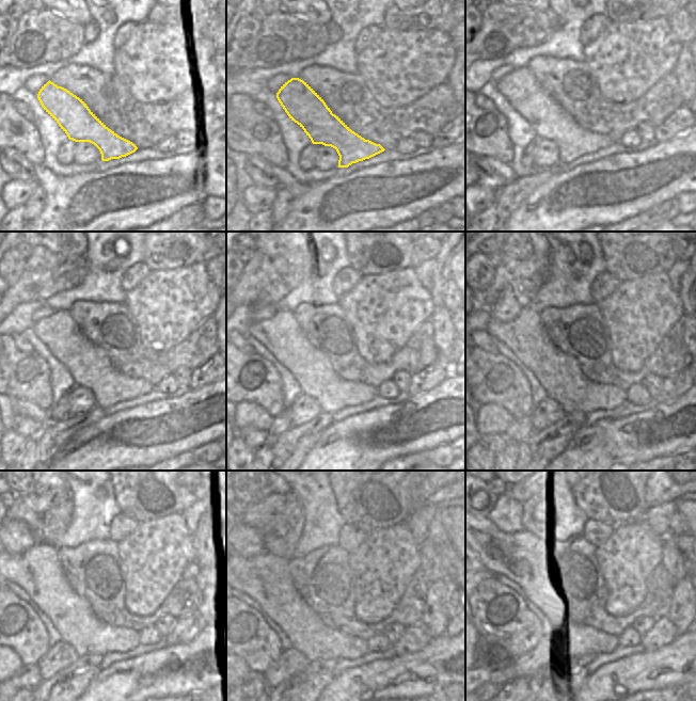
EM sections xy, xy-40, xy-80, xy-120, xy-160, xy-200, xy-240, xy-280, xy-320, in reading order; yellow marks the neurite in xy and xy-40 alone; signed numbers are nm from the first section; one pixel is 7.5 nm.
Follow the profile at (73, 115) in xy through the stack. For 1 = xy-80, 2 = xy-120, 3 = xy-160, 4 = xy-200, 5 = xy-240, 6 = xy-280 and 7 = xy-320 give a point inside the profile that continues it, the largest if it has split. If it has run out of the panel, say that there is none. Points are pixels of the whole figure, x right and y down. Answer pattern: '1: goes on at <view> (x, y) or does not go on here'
1: goes on at xy-80 (539, 101)
2: goes on at xy-120 (89, 367)
3: goes on at xy-160 (283, 335)
4: goes on at xy-200 (554, 376)
5: goes on at xy-240 (12, 550)
6: goes on at xy-280 (260, 571)
7: goes on at xy-320 (492, 566)

